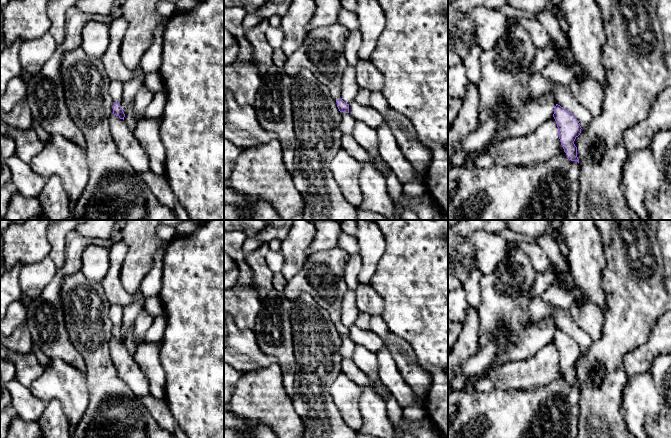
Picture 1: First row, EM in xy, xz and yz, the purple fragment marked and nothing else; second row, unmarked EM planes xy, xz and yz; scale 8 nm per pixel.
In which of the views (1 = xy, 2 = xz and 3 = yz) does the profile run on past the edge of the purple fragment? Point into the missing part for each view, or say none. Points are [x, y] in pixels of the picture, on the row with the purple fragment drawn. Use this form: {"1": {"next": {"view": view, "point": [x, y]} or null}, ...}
{"1": {"next": null}, "2": {"next": {"view": "xz", "point": [322, 52]}}, "3": {"next": null}}

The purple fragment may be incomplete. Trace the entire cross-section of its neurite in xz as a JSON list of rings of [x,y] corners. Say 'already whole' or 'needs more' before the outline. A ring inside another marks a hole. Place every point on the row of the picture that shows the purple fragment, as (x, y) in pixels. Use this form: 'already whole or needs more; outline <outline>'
needs more; outline [[[339,23],[311,29],[283,67],[289,77],[301,69],[309,70],[329,89],[339,111],[346,113],[349,113],[349,104],[341,99],[341,81],[348,66],[345,43],[349,34],[350,31]]]

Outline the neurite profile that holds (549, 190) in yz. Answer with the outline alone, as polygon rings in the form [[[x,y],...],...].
[[[565,152],[534,166],[492,166],[448,170],[448,181],[457,180],[459,186],[448,205],[448,220],[577,220],[579,163],[568,159]]]

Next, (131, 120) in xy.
[[[131,104],[126,110],[124,121],[132,133],[141,120],[142,119],[139,119],[136,116],[136,112],[134,111],[133,104]]]

